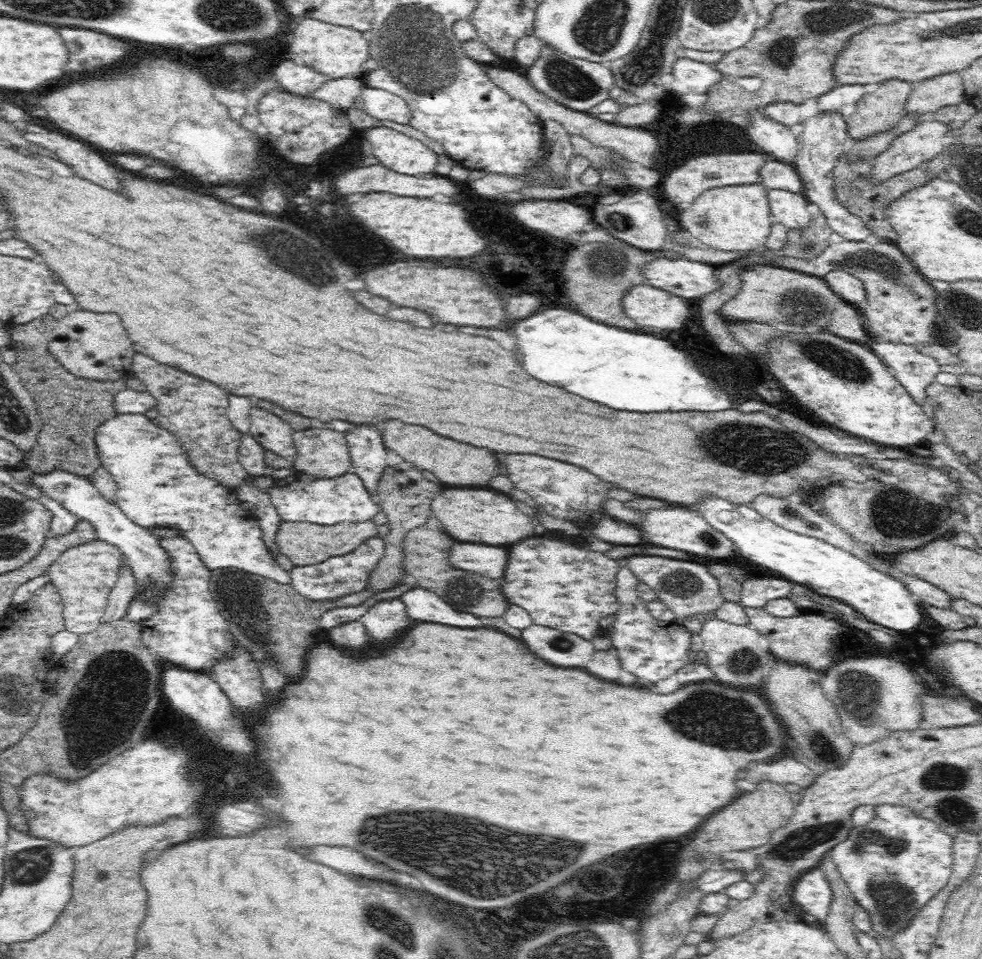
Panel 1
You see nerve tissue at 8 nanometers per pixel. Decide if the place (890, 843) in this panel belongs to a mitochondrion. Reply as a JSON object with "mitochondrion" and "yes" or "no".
{"mitochondrion":"yes"}

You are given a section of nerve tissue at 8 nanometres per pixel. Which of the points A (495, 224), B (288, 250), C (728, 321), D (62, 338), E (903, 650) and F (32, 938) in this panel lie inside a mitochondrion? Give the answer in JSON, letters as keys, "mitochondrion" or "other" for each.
{"A":"other","B":"mitochondrion","C":"other","D":"other","E":"other","F":"other"}

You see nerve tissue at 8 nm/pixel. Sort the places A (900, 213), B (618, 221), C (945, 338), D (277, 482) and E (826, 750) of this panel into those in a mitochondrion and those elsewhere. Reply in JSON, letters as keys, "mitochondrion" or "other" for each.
{"A":"other","B":"mitochondrion","C":"mitochondrion","D":"other","E":"mitochondrion"}

